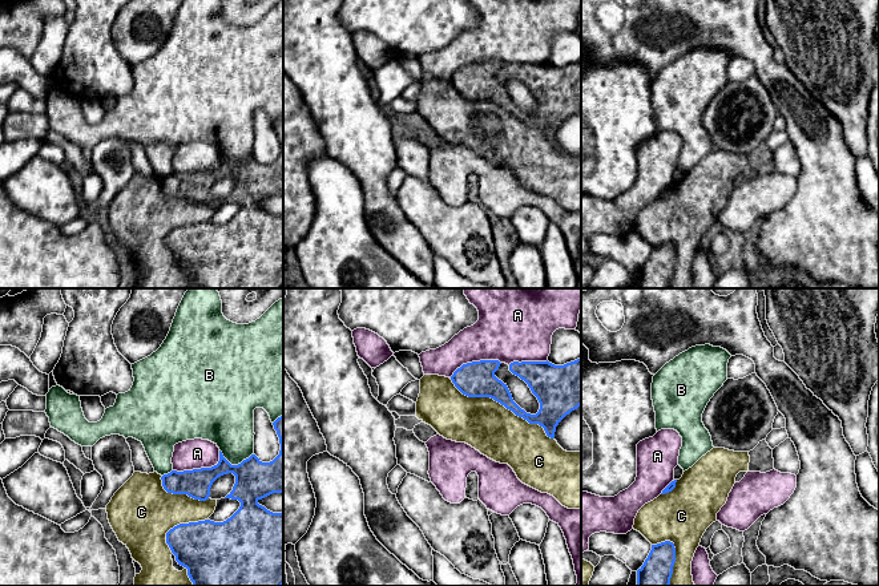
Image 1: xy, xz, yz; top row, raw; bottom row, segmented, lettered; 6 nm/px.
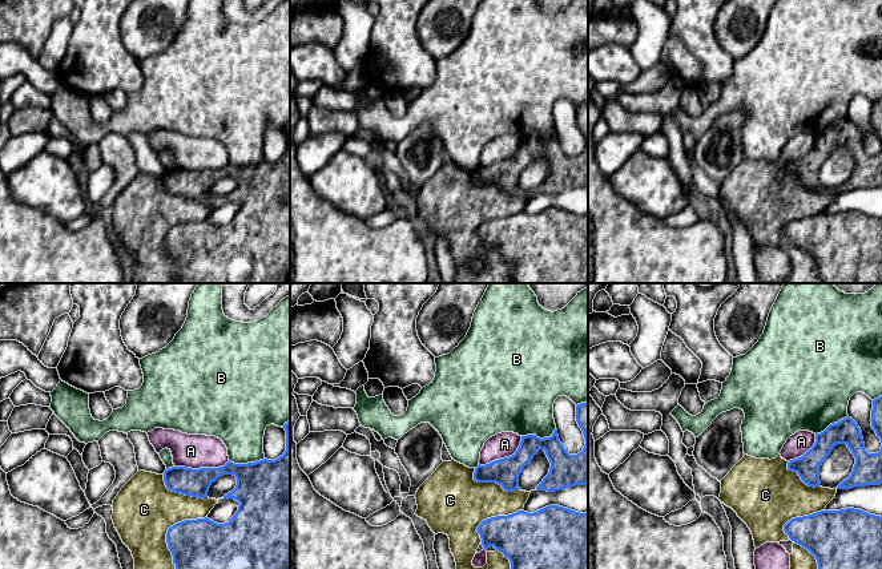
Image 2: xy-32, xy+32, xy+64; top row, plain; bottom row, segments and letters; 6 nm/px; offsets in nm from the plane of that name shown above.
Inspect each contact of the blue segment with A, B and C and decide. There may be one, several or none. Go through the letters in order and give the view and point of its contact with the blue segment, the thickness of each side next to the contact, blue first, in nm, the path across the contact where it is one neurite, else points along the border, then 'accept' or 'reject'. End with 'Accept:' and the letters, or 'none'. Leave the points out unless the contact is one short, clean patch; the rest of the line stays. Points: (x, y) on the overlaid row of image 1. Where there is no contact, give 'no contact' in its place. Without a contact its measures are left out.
A: meets blue in xy at (201, 468); 170 nm thick on the blue side, 180 nm on the other; reject
B: meets blue in xy at (236, 465); 240 nm thick on the blue side, 280 nm on the other; reject
C: meets blue in xz at (503, 404); 220 nm thick on the blue side, 320 nm on the other; reject
Accept: none

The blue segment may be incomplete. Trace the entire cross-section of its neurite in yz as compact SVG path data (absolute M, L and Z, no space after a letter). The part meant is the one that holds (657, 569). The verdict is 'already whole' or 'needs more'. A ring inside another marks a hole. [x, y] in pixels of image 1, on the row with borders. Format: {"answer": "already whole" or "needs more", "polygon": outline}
{"answer": "already whole", "polygon": "M670 541L652 545L644 565L637 570L636 586L669 586L676 562L676 547Z"}

